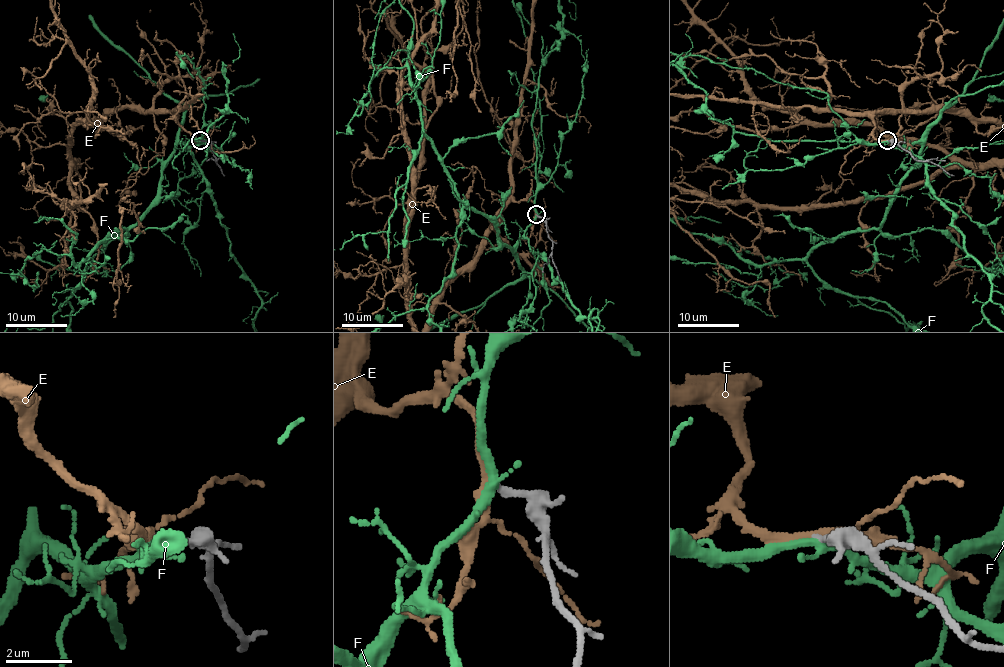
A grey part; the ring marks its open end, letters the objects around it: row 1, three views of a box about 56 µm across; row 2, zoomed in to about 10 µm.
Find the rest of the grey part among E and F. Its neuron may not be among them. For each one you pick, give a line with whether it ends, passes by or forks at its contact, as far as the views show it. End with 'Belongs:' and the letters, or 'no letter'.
E: it forks
Belongs: E

